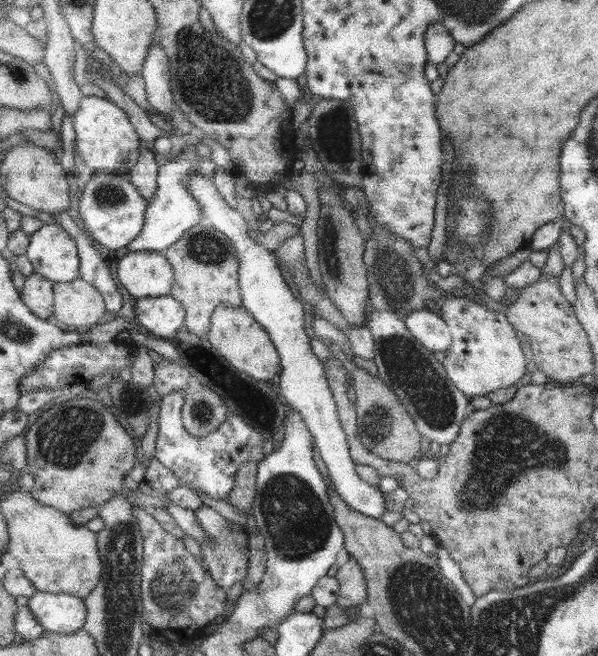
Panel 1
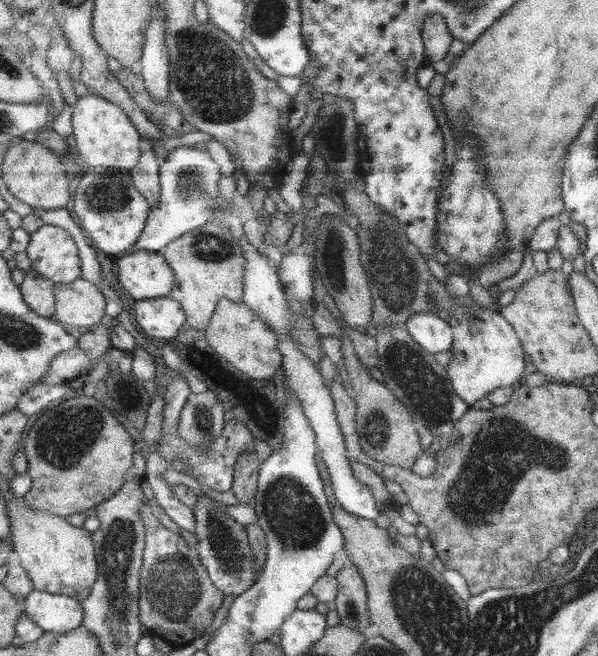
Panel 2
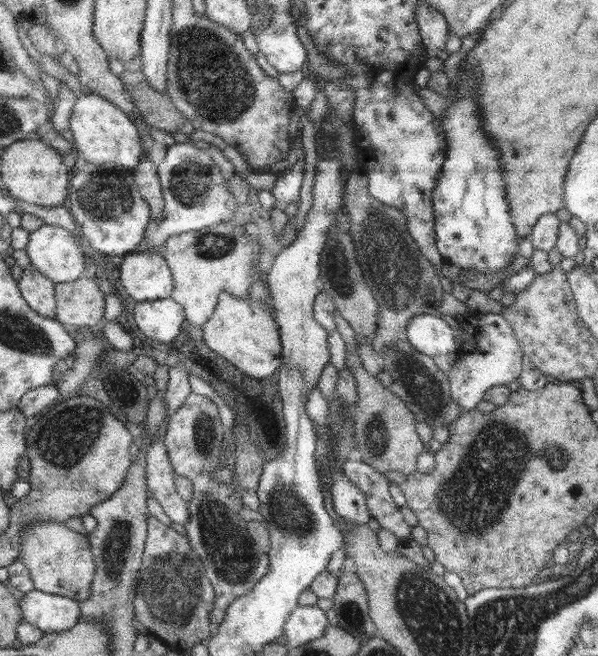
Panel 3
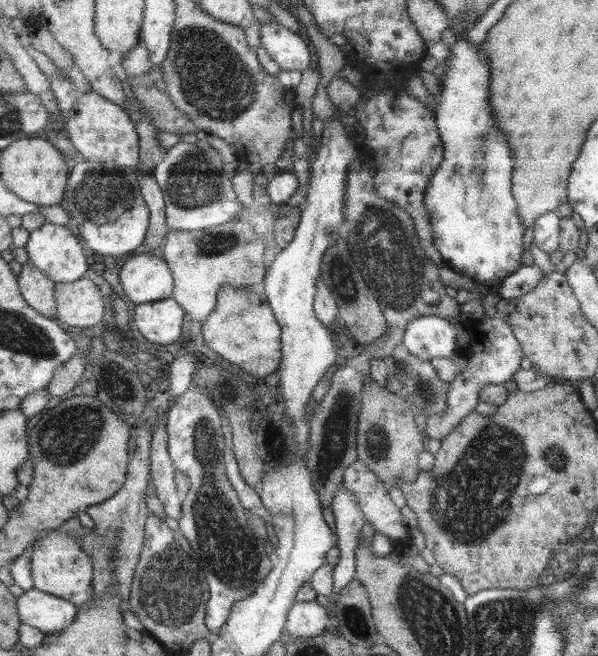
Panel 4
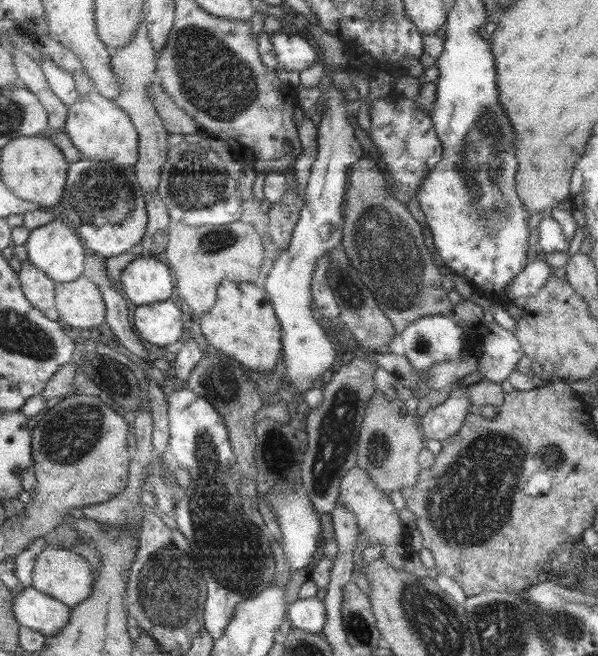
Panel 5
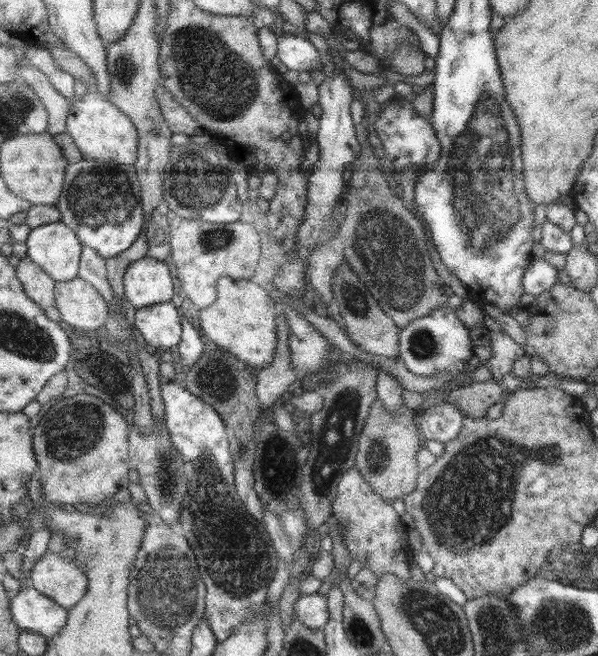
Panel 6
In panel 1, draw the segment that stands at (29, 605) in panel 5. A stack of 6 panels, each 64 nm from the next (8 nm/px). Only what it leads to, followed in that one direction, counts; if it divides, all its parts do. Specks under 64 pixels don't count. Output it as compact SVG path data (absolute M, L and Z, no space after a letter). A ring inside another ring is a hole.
M39 591L28 606L47 631L72 634L83 630L88 609L83 598L69 594Z

